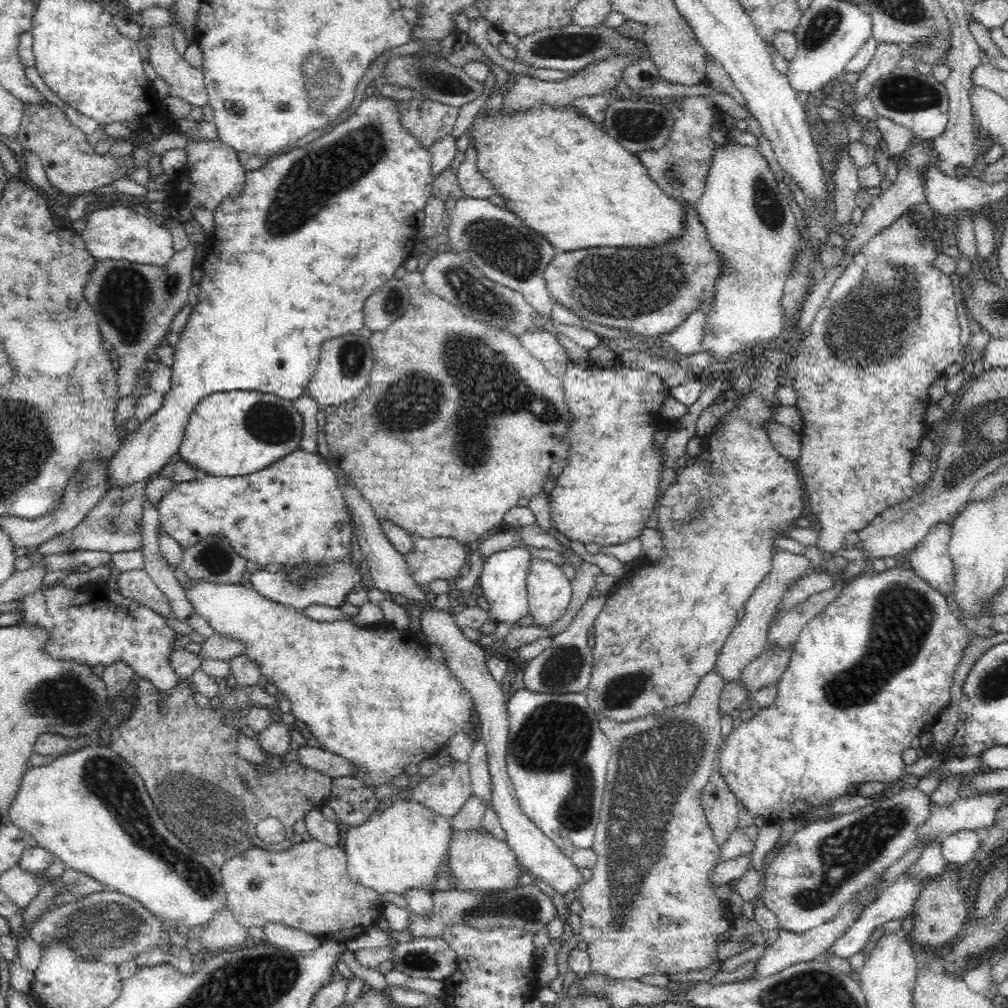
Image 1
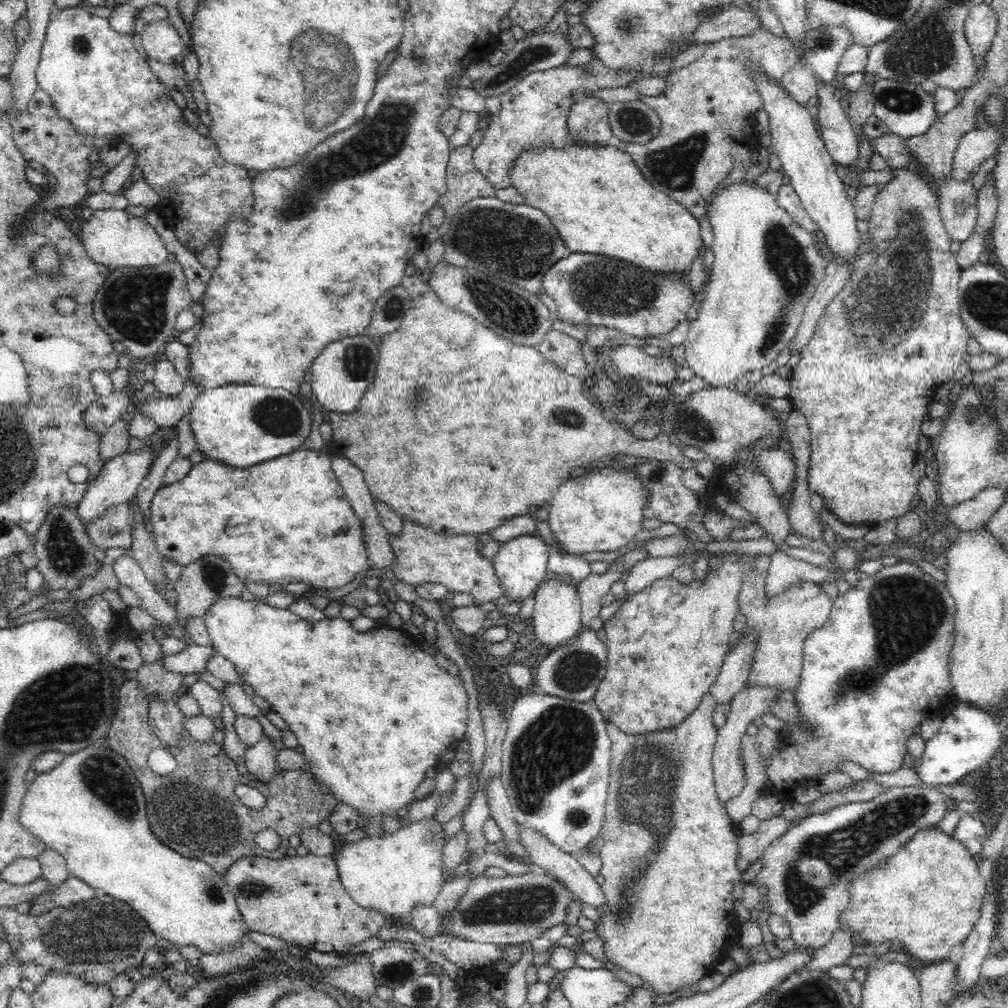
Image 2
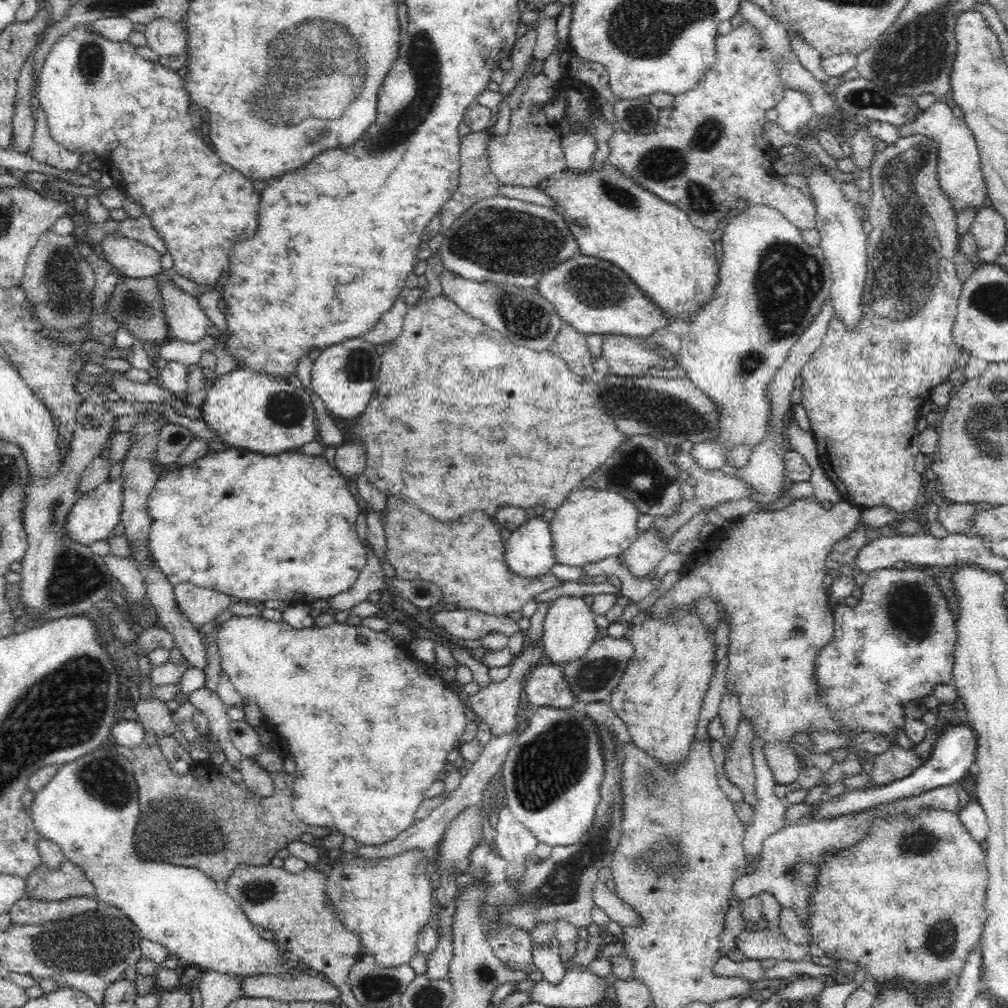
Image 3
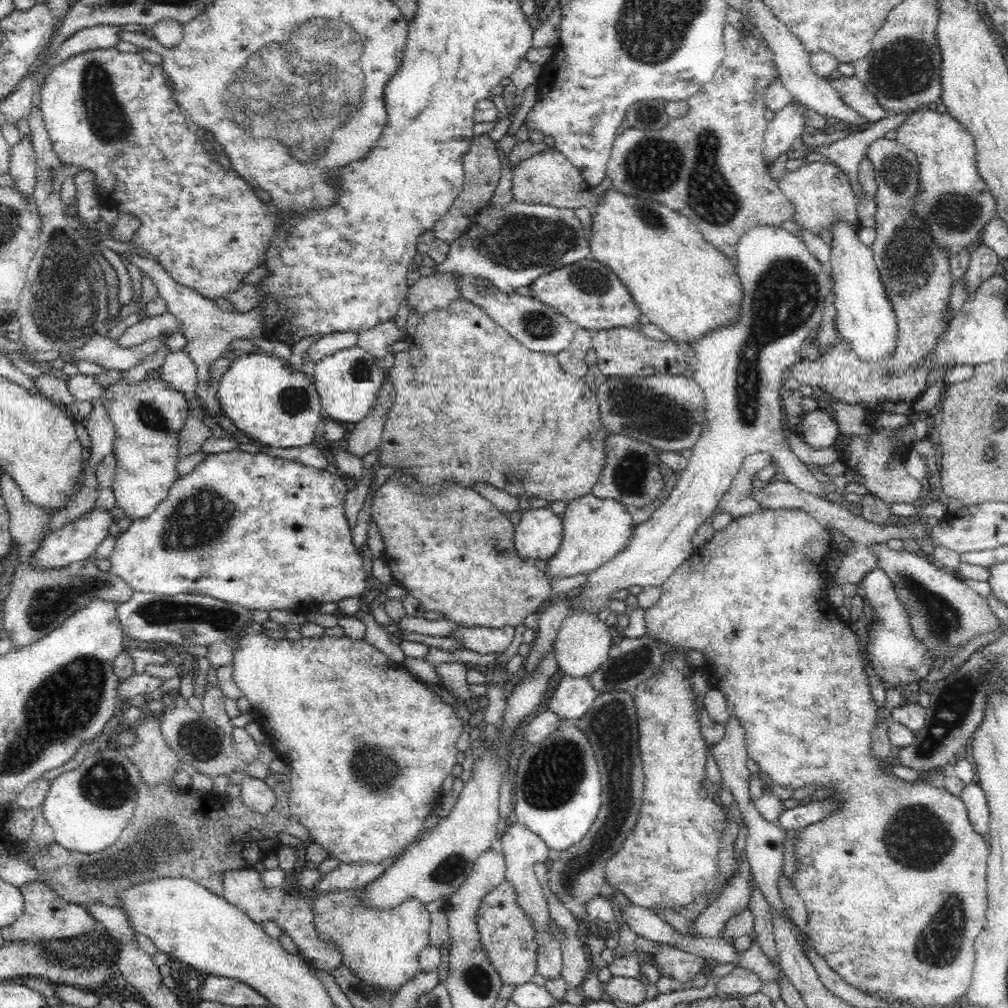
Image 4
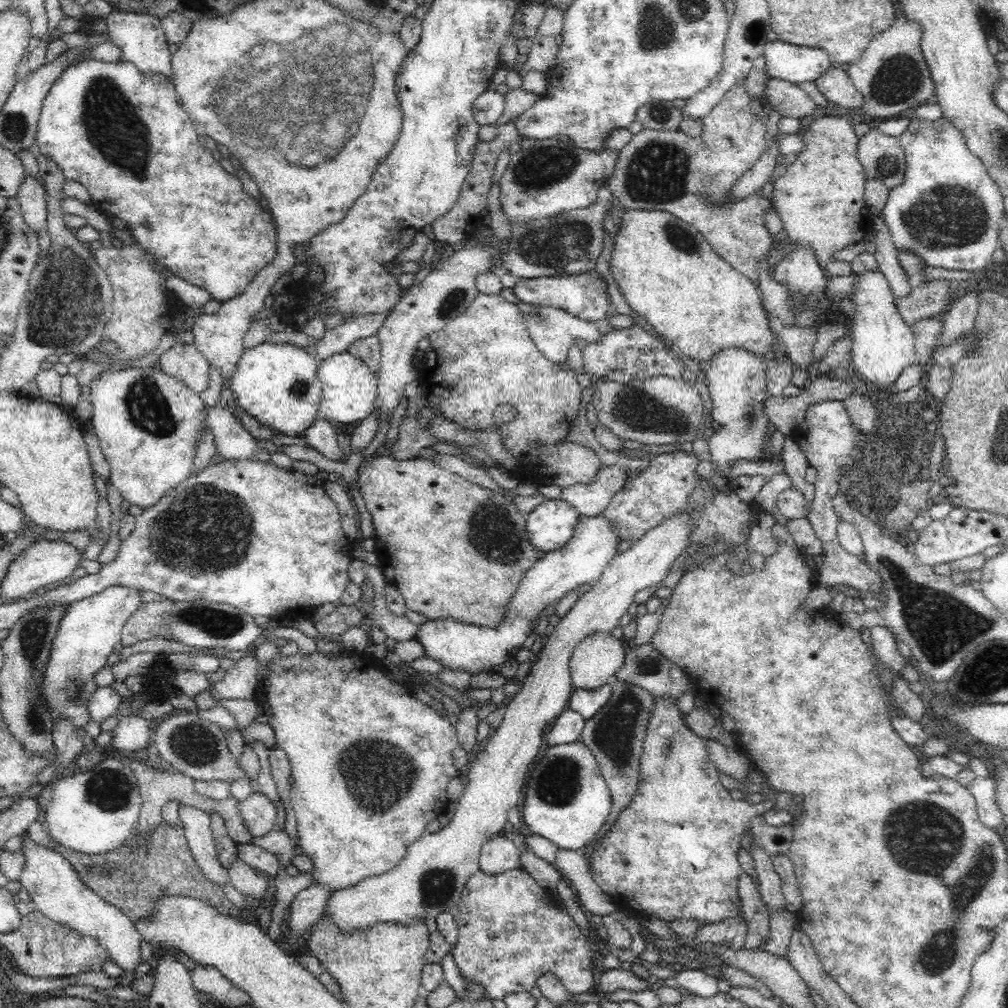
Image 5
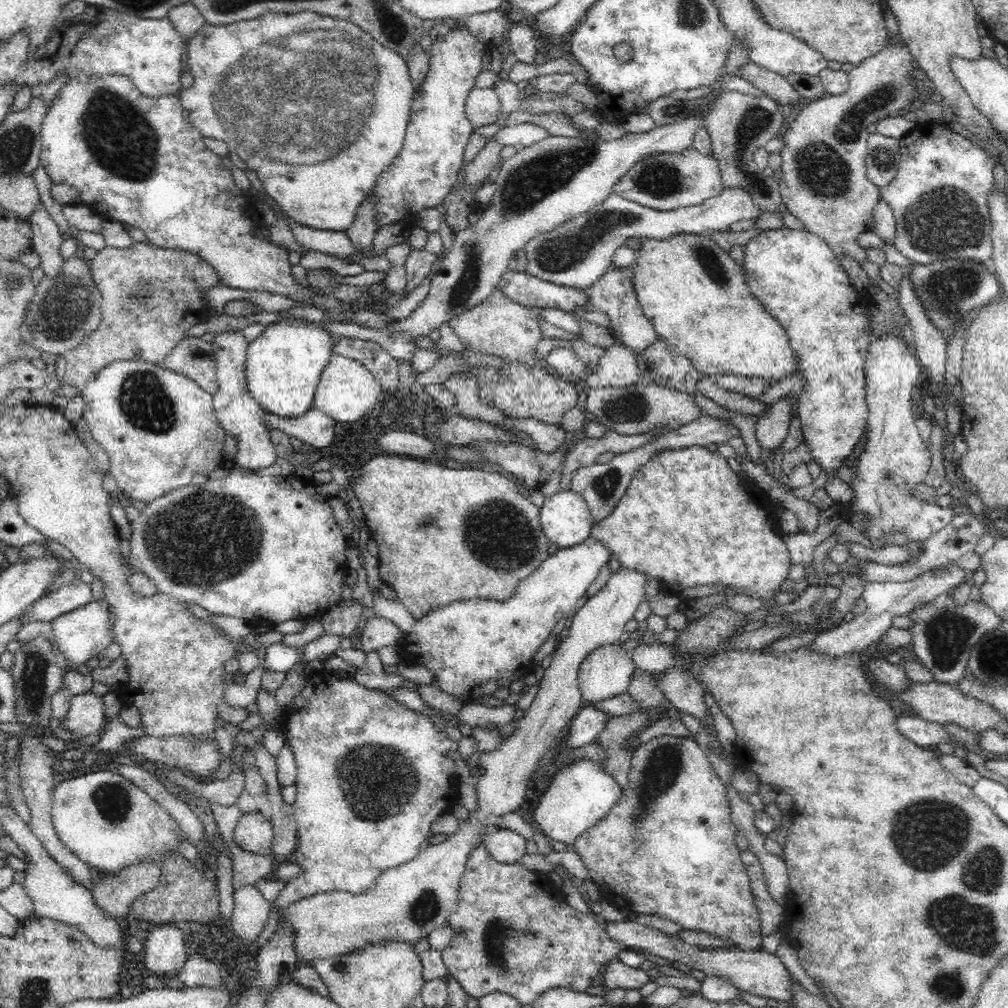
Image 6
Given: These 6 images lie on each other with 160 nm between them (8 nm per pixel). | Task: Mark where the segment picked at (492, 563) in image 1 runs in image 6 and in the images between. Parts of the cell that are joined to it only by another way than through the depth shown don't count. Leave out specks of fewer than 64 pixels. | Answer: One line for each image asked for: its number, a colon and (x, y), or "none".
2: (520, 564)
3: (529, 553)
4: (538, 535)
5: (550, 526)
6: (566, 520)

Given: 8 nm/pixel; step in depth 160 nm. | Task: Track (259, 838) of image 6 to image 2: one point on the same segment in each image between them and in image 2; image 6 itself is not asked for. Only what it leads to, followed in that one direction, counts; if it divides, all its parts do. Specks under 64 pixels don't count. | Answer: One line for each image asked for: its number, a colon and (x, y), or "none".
2: (260, 760)
3: (256, 781)
4: (256, 795)
5: (257, 811)

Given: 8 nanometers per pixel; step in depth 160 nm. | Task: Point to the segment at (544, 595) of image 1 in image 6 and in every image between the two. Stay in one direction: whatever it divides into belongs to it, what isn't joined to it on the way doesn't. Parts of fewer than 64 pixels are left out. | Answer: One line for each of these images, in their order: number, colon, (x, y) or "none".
2: (557, 613)
3: (569, 631)
4: (582, 644)
5: (597, 658)
6: (607, 671)

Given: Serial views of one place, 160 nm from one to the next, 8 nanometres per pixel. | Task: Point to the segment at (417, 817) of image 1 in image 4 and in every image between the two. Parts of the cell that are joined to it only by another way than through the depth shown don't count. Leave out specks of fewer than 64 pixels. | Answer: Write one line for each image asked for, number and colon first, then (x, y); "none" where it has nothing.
2: (393, 874)
3: (387, 906)
4: (381, 947)

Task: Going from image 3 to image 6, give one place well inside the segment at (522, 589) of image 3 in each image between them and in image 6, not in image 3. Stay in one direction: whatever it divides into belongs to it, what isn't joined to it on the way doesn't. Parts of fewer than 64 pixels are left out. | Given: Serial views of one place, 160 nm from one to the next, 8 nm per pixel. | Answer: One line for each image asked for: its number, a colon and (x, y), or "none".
4: (455, 552)
5: (453, 549)
6: (444, 535)

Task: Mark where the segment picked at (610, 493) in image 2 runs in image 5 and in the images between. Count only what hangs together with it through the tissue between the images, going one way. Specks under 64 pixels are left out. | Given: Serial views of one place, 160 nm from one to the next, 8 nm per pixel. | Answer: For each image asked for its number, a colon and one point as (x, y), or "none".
3: (592, 524)
4: (594, 529)
5: (458, 646)

